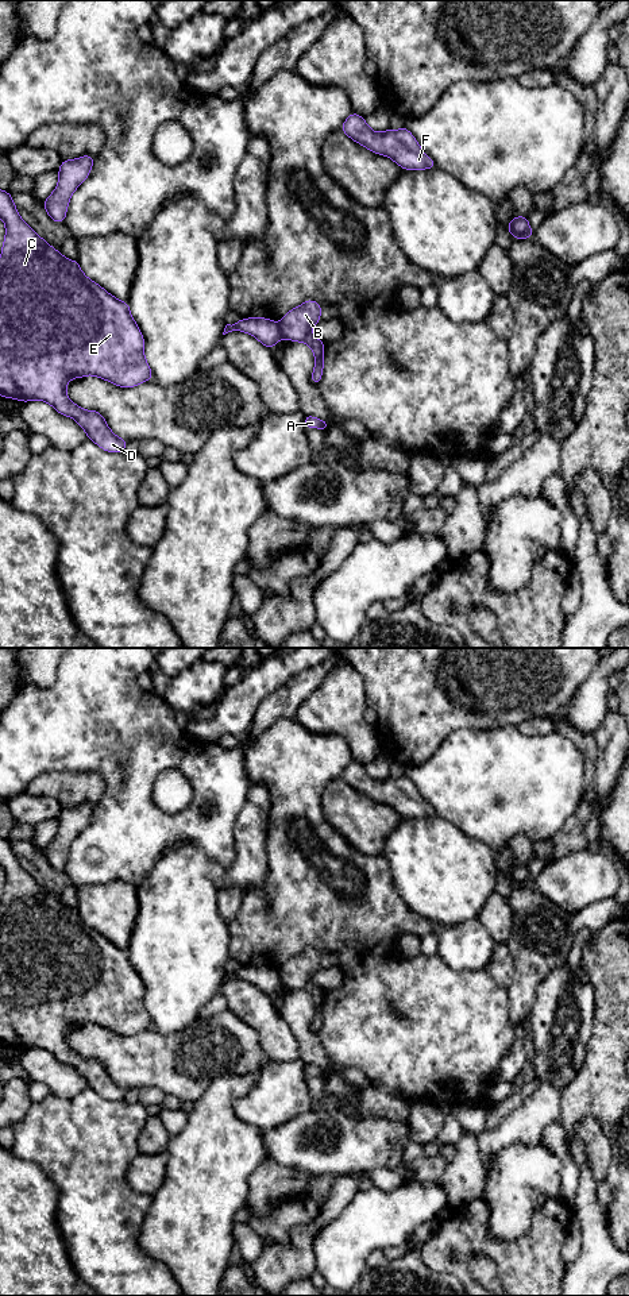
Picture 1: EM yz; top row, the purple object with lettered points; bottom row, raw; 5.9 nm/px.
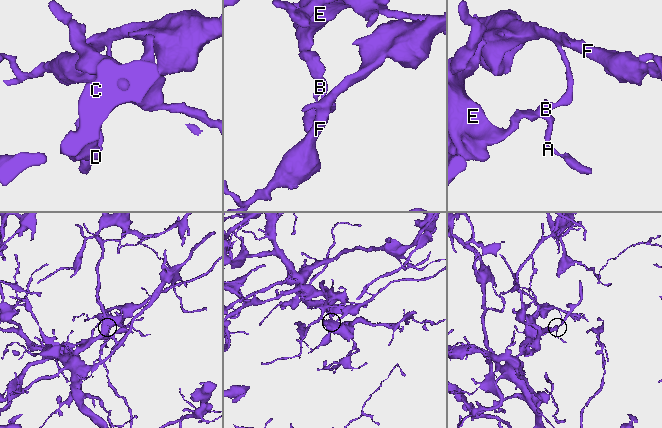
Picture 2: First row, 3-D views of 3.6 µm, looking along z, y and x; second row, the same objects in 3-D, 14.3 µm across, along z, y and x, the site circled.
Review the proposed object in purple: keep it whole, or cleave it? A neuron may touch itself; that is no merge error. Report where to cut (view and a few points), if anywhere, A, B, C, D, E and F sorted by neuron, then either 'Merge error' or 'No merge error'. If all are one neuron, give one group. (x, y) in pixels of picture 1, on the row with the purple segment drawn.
Split along yz (278, 324), (285, 336). Groups: A B F / C D E. Merge error

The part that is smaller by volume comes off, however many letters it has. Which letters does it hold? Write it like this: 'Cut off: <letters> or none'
Cut off: A, B, F

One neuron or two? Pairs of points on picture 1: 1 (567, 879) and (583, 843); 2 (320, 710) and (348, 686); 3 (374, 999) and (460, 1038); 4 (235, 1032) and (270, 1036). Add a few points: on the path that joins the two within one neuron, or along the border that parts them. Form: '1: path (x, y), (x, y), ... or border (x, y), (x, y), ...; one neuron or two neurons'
1: border (594, 847), (578, 849), (554, 859); two neurons
2: path (327, 708), (342, 693); one neuron
3: path (396, 995), (417, 995), (439, 1017); one neuron
4: border (234, 1013), (257, 1033), (262, 1050), (270, 1061); two neurons

